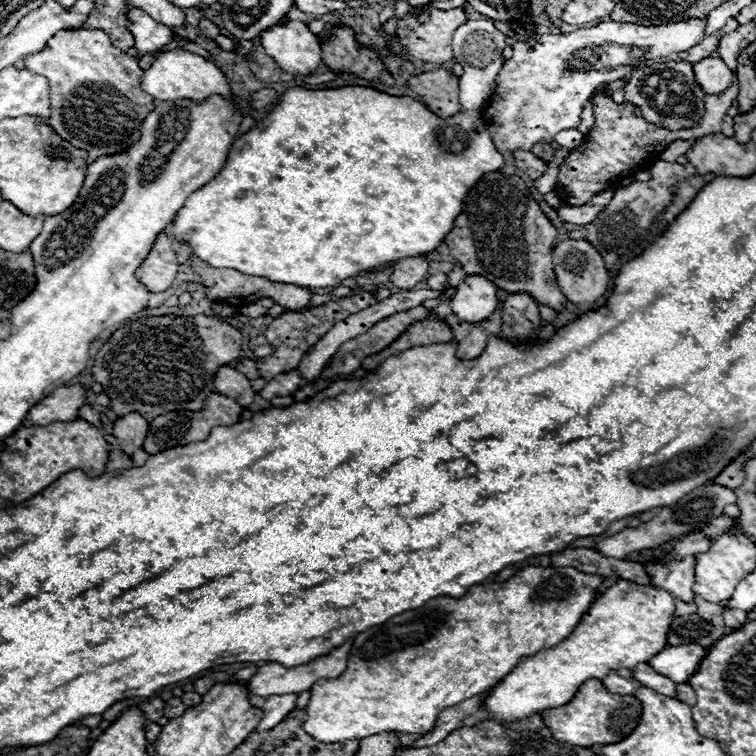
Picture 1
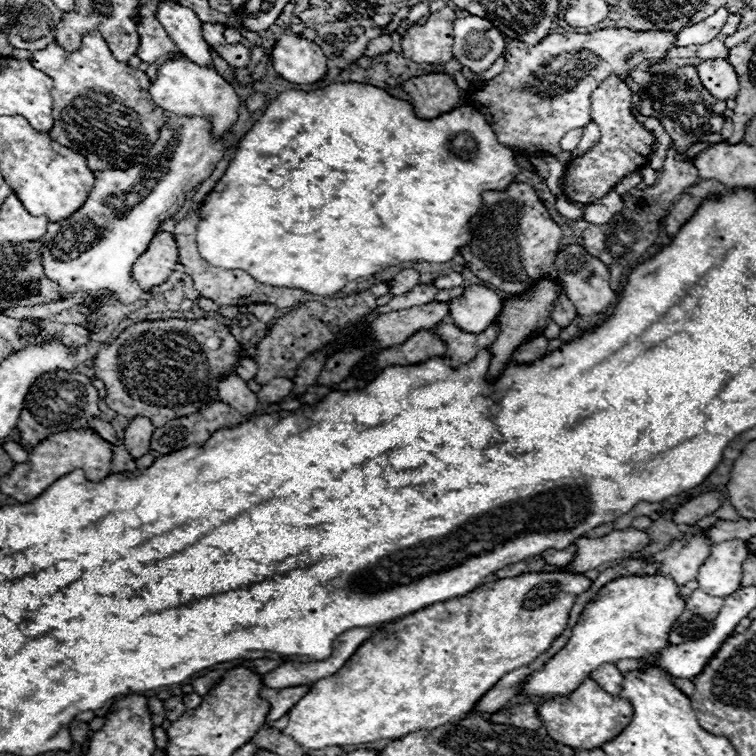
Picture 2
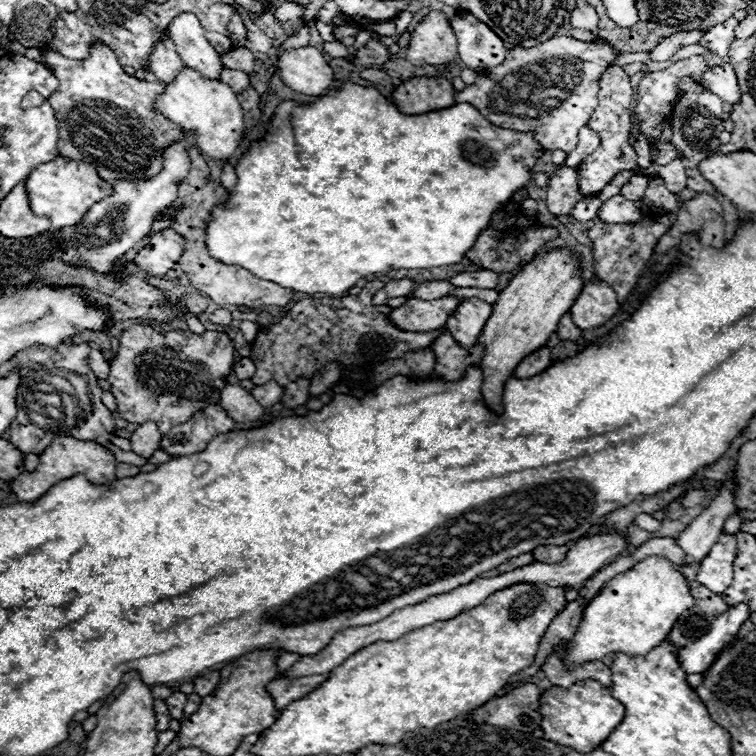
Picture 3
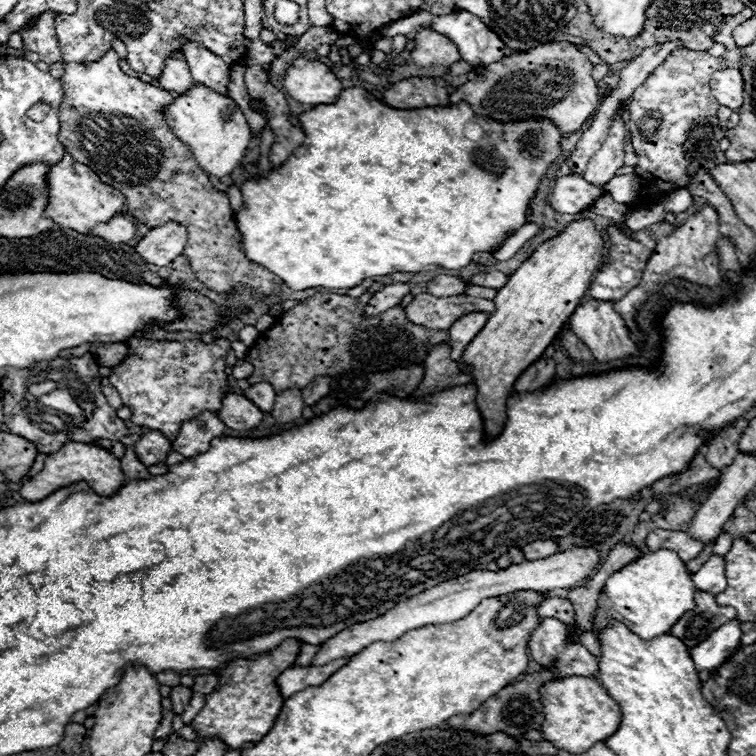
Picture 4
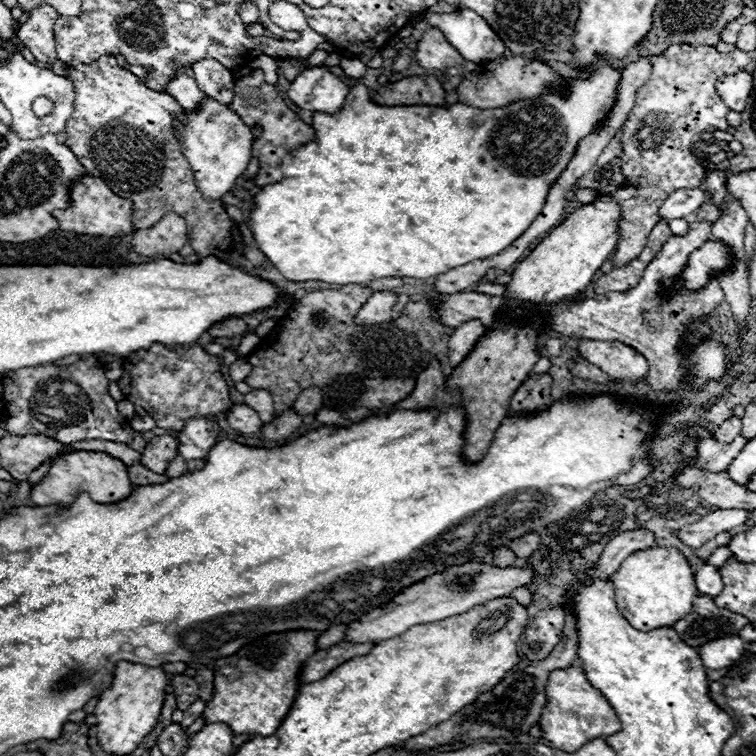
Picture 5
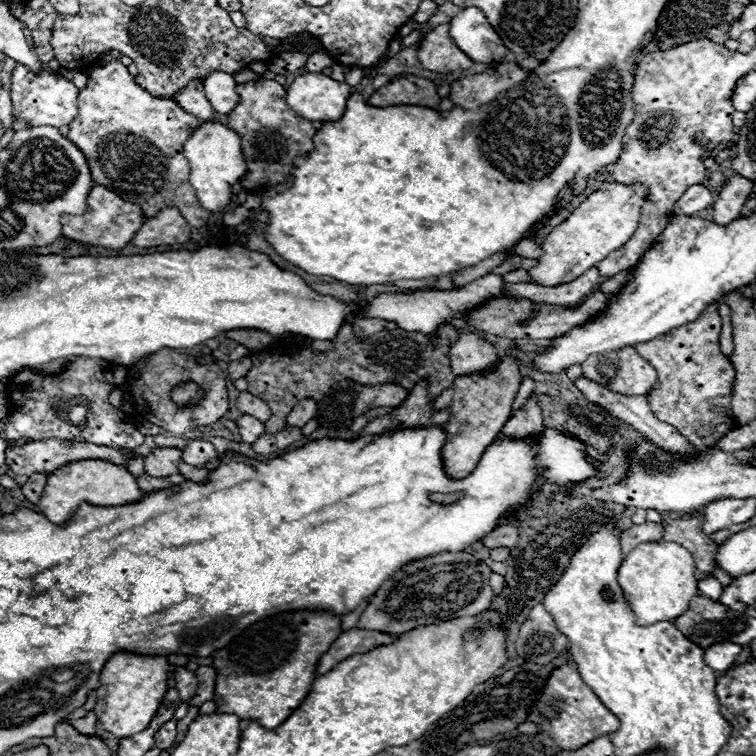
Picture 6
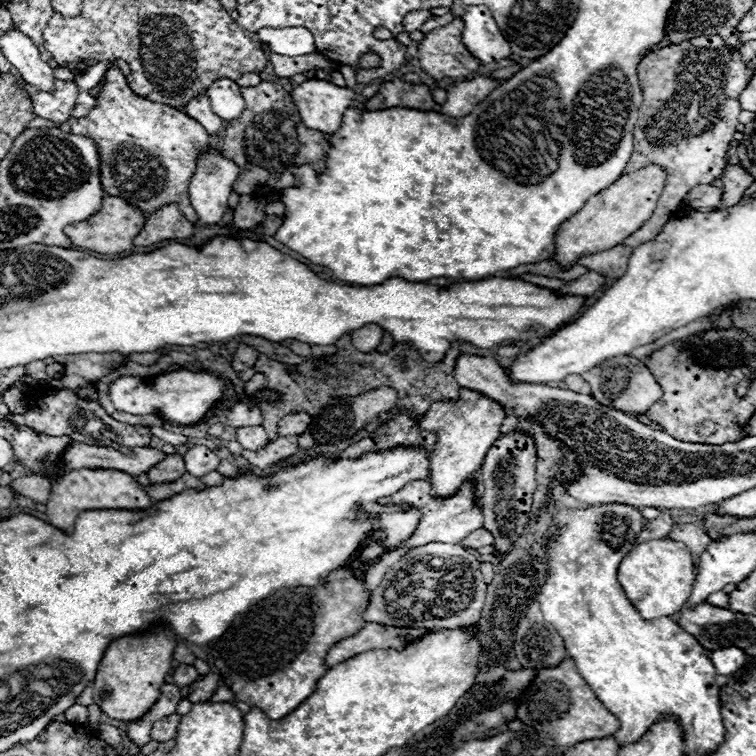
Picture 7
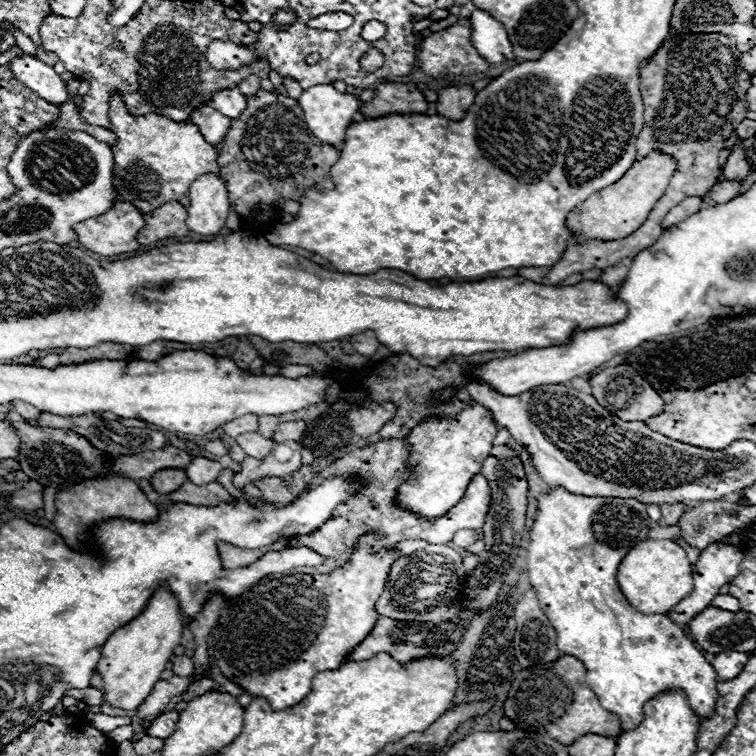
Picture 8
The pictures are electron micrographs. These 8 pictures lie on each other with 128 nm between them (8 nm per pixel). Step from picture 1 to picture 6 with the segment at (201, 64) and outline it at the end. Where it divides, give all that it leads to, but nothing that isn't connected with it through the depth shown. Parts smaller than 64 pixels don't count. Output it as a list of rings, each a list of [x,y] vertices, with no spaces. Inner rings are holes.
[[[204,122],[184,144],[184,156],[188,158],[190,164],[190,184],[202,208],[208,212],[220,212],[222,208],[226,208],[232,196],[232,186],[246,172],[246,162],[242,158],[240,148],[240,136],[224,124]]]

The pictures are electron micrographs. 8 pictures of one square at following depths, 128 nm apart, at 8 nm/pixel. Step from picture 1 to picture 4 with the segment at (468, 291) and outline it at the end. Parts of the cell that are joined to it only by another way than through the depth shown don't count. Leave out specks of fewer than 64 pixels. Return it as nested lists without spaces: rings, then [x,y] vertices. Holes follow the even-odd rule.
[[[472,312],[472,314],[458,318],[452,324],[452,328],[448,330],[450,332],[450,346],[452,346],[452,360],[460,360],[462,352],[472,342],[472,338],[484,328],[486,320],[488,320],[486,312]]]

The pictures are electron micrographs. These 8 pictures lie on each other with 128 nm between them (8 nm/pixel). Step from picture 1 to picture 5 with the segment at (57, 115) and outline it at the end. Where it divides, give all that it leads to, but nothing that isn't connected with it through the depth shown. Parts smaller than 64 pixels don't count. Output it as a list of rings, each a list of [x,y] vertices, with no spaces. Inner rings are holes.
[[[102,56],[92,64],[68,68],[74,84],[74,114],[68,120],[66,146],[84,164],[86,174],[102,178],[108,188],[134,202],[134,226],[154,226],[168,212],[176,212],[188,224],[188,238],[198,258],[216,256],[234,266],[252,270],[264,256],[256,248],[246,248],[238,230],[220,200],[206,202],[194,184],[194,172],[180,152],[180,142],[172,120],[184,108],[164,92],[146,88],[132,72],[118,66],[114,56]]]

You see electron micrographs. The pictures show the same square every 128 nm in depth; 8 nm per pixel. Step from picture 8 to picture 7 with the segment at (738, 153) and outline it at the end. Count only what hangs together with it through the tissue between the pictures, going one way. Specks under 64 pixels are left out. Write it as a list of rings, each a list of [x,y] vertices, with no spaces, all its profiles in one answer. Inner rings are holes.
[[[740,164],[728,166],[726,172],[722,174],[724,196],[722,196],[722,204],[718,206],[718,210],[736,204],[736,202],[744,196],[744,190],[746,190],[752,182],[754,182],[752,176],[748,176],[748,172],[744,172],[744,168],[740,168]]]

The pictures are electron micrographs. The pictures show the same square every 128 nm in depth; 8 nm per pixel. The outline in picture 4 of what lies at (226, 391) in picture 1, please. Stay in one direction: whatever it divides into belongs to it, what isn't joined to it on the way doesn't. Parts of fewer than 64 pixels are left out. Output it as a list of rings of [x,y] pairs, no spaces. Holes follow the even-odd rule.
[[[228,394],[224,398],[218,416],[232,430],[252,430],[262,420],[260,408],[256,408],[256,404],[252,404],[248,398],[238,394]]]

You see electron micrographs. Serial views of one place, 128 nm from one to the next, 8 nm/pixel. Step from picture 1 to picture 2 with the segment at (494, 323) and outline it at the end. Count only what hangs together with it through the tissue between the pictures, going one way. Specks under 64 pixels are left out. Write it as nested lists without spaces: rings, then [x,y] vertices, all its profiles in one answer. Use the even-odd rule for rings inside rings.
[[[438,324],[436,334],[440,334],[440,338],[448,344],[446,358],[450,360],[450,366],[458,368],[458,366],[474,360],[478,350],[488,348],[496,338],[498,328],[496,328],[496,324],[492,324],[480,334],[468,334],[468,332],[462,332],[454,324]]]

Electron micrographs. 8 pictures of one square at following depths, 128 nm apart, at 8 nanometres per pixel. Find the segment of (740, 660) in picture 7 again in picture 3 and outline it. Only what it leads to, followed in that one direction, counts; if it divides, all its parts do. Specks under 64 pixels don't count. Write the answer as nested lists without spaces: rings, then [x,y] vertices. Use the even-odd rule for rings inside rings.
[[[738,604],[730,606],[724,616],[718,616],[708,630],[696,644],[688,644],[688,648],[678,650],[678,658],[686,674],[702,674],[706,672],[714,660],[722,654],[722,650],[736,640],[740,626],[748,620],[748,606]]]

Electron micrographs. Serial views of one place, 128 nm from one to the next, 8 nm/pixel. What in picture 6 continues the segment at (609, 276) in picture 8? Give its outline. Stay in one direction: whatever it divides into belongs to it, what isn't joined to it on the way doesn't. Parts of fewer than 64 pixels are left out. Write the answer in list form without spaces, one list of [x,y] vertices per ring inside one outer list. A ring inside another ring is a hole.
[[[590,268],[584,276],[580,276],[572,284],[560,284],[560,286],[536,286],[528,282],[518,282],[518,284],[506,284],[508,294],[530,298],[534,302],[544,302],[552,306],[574,306],[578,304],[584,296],[590,294],[590,290],[600,282],[600,274],[596,268]]]

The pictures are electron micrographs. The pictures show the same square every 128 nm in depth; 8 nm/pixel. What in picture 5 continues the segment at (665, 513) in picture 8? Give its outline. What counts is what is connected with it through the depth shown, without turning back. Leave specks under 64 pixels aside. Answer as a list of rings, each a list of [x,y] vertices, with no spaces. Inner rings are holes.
[[[636,528],[636,530],[628,530],[628,532],[622,532],[618,536],[614,536],[598,564],[596,564],[596,570],[594,570],[594,576],[598,578],[608,578],[616,572],[616,568],[636,550],[646,550],[646,548],[652,548],[654,546],[654,540],[656,540],[656,534],[650,532],[650,530],[644,530],[644,528]]]

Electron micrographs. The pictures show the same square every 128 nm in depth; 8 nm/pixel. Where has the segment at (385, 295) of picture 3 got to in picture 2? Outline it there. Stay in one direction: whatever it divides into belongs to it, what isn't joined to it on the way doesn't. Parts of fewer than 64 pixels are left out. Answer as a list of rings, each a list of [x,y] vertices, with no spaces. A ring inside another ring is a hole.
[[[402,270],[402,272],[398,272],[390,282],[388,282],[388,286],[390,286],[390,294],[394,294],[394,296],[400,296],[400,294],[406,294],[408,290],[412,290],[414,286],[418,286],[420,282],[418,282],[418,278],[420,278],[420,274],[416,272],[416,270]]]

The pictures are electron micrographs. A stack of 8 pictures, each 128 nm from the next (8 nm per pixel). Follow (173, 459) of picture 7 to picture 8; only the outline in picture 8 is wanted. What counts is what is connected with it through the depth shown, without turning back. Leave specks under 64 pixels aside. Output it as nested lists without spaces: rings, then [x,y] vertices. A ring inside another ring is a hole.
[[[166,468],[160,470],[156,474],[152,474],[150,484],[158,494],[172,494],[174,490],[178,490],[184,482],[186,482],[186,472],[178,470],[178,468]]]

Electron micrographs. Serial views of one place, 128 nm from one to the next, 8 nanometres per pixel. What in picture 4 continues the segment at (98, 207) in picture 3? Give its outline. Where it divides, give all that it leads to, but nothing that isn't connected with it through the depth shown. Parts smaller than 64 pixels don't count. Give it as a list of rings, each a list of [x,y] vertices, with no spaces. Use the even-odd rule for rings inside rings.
[[[120,214],[120,216],[112,218],[110,222],[98,224],[92,232],[98,234],[98,236],[102,236],[102,238],[108,240],[108,242],[116,242],[116,244],[128,242],[130,238],[134,238],[134,232],[136,232],[134,216],[130,216],[130,214]]]

